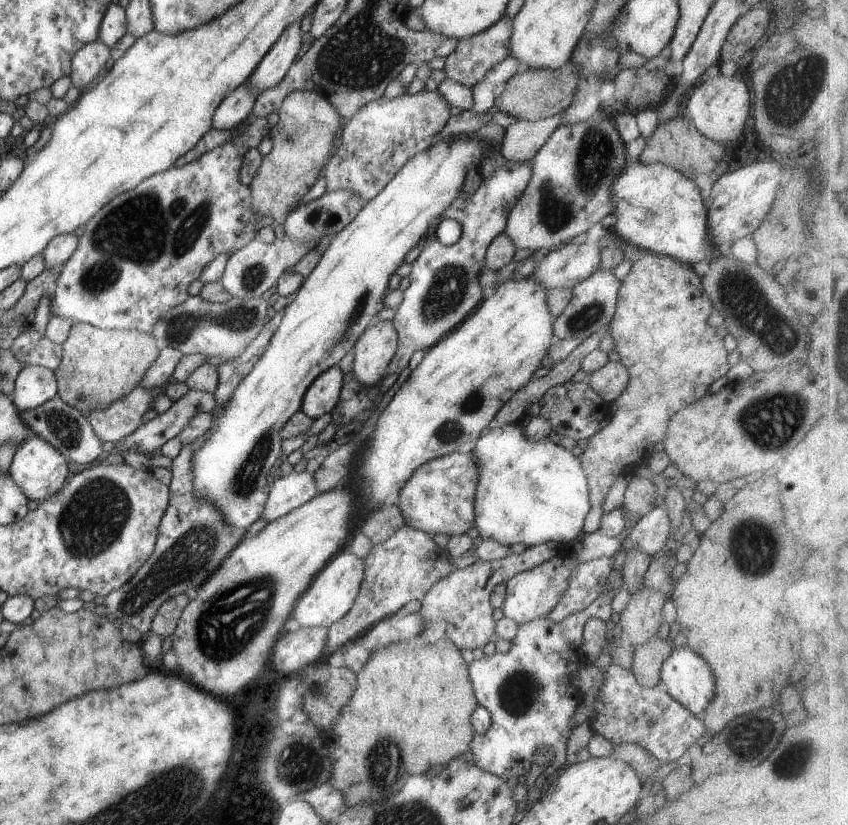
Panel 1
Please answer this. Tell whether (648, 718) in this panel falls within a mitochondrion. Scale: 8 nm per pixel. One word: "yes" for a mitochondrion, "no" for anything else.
yes

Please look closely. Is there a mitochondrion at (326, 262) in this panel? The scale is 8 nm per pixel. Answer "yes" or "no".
no

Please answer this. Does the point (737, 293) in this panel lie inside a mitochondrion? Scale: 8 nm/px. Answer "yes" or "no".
yes

